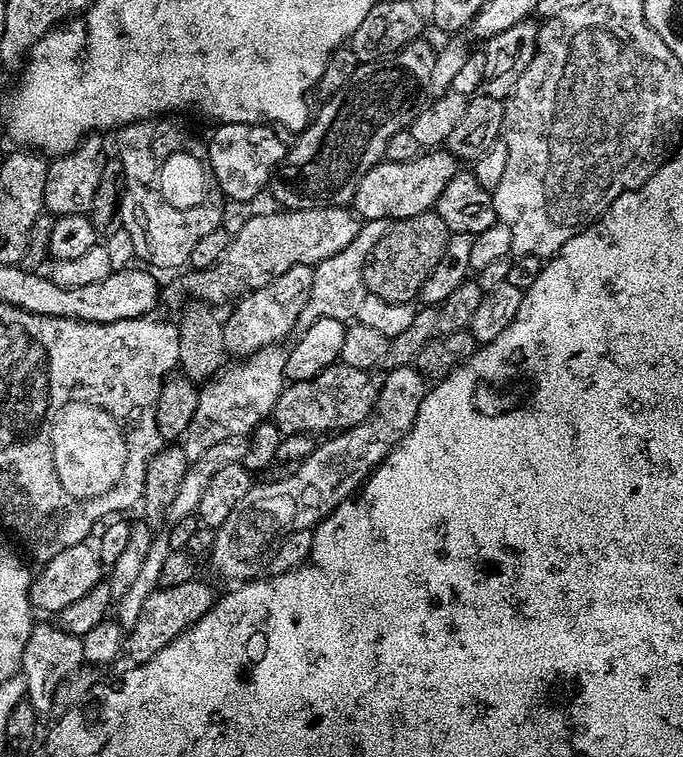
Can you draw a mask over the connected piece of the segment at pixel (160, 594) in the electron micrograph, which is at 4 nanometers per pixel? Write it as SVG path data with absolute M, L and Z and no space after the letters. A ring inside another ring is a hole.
M197 578L190 582L182 582L182 586L170 586L169 588L157 588L142 602L142 614L138 614L138 623L134 625L134 630L126 633L126 656L132 659L133 665L144 664L162 646L174 642L186 631L189 626L196 624L207 614L214 603L212 588L208 584L203 584L203 579Z

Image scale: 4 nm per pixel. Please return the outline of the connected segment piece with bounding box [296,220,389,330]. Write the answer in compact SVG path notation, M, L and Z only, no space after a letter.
M364 220L360 225L358 234L338 254L330 254L321 264L313 267L314 282L310 286L310 294L302 306L302 310L296 319L296 328L303 330L322 318L334 318L335 320L351 321L358 314L358 306L362 306L364 291L364 279L362 270L366 266L366 258L370 250L374 250L374 242L386 234L389 221Z

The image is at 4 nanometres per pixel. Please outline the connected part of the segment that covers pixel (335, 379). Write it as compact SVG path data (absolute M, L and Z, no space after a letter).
M341 362L331 364L326 370L314 374L314 378L293 380L285 383L280 391L272 415L271 423L278 426L284 436L303 436L305 434L332 434L358 426L375 405L377 385L367 371L355 369Z

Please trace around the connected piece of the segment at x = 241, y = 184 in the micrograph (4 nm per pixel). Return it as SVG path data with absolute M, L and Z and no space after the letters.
M220 124L217 127L217 132L213 134L209 140L206 140L206 164L210 169L211 179L214 181L216 179L216 184L221 188L225 193L223 194L227 199L242 199L248 201L255 201L255 196L263 190L264 187L269 187L270 181L273 179L274 173L279 169L283 159L284 153L286 151L286 144L280 140L280 132L273 130L271 127L262 125L262 124Z

